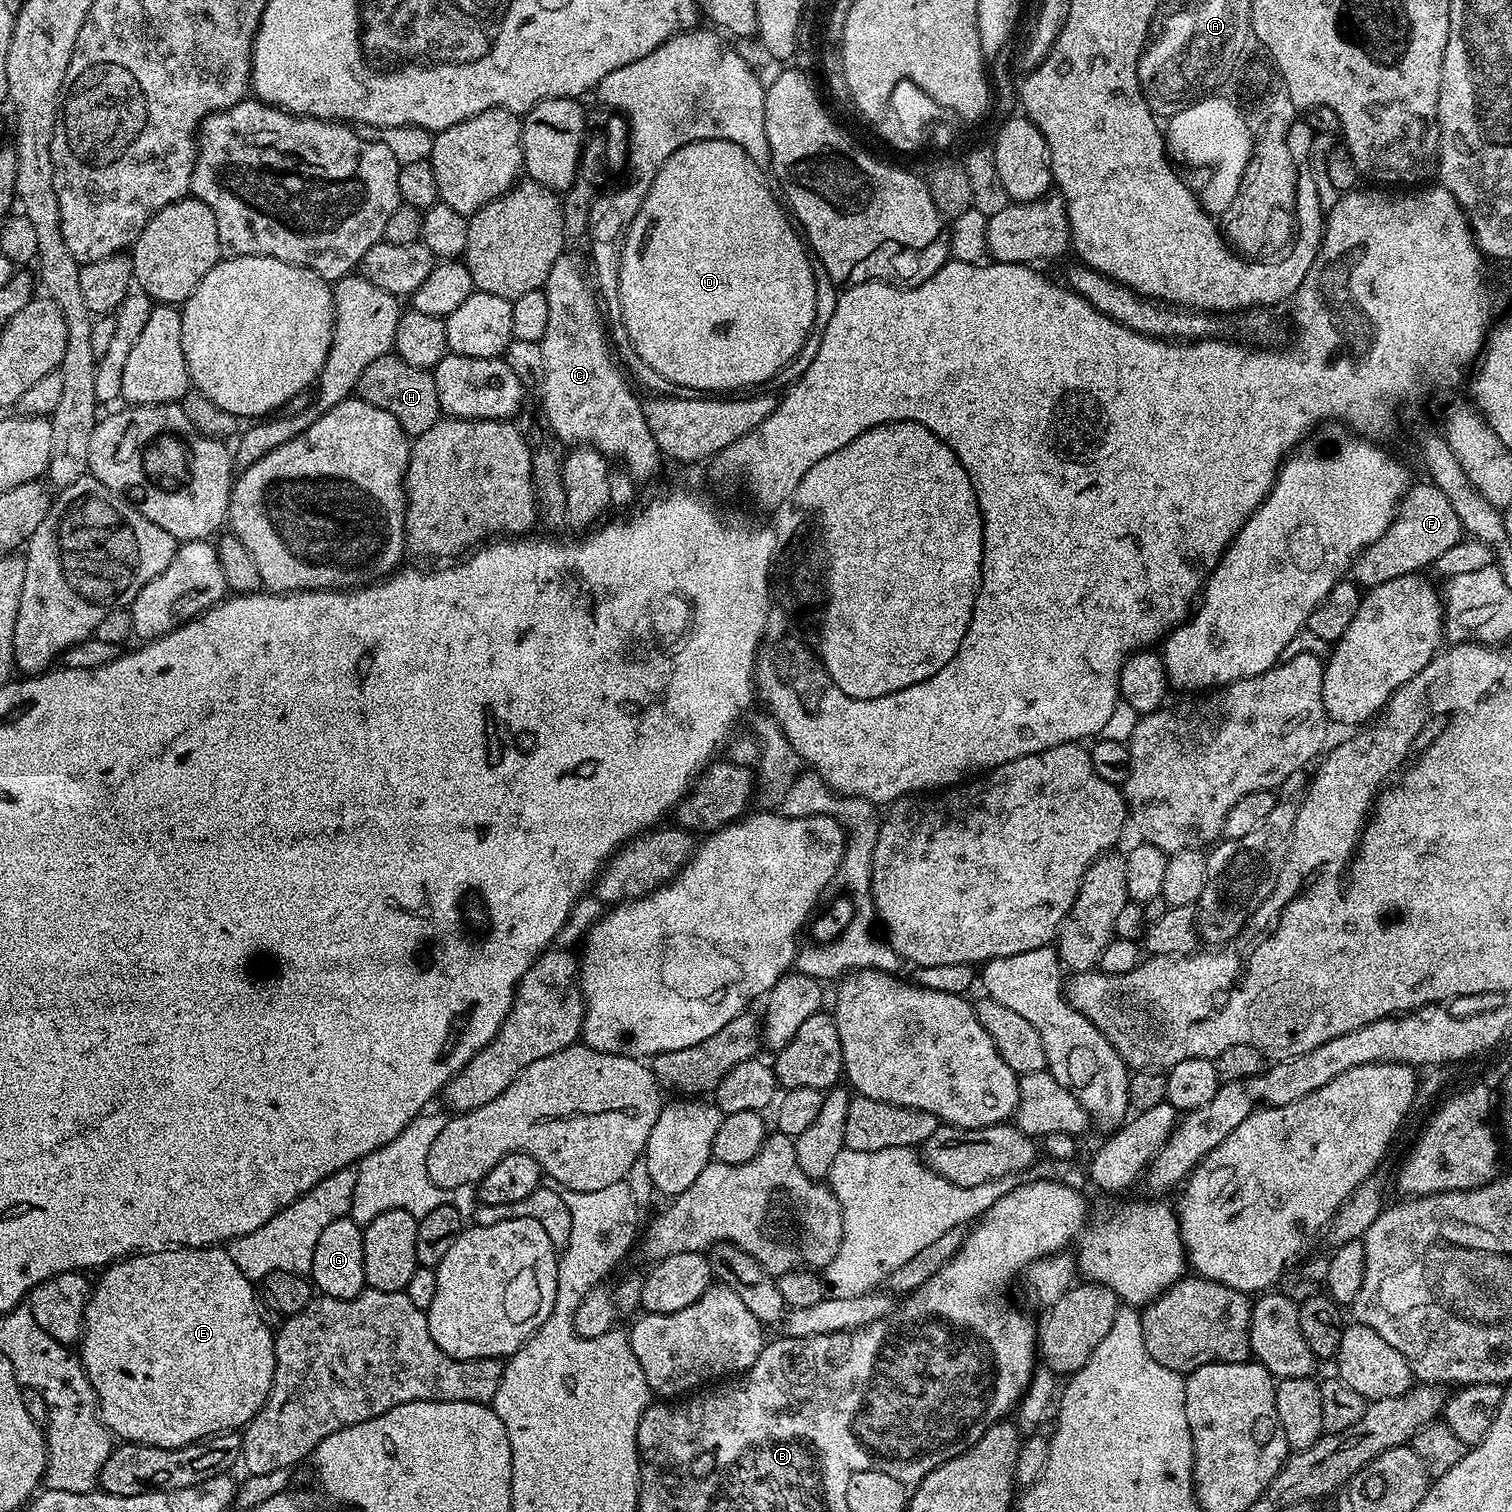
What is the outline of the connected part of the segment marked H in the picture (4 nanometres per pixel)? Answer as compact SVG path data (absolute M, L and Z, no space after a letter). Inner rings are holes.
M395 354L378 358L366 366L356 383L355 395L370 402L370 406L378 406L378 410L386 410L386 414L394 414L402 430L412 438L426 434L426 430L442 418L435 375L427 368L410 366L410 362Z

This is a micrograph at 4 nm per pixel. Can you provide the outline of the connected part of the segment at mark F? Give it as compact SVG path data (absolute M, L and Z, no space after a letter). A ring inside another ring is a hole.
M1431 482L1413 483L1405 492L1399 508L1396 509L1396 516L1393 518L1390 527L1371 546L1363 548L1356 555L1350 569L1351 579L1355 580L1361 589L1367 590L1379 584L1390 582L1399 576L1423 573L1425 570L1431 569L1436 560L1442 558L1442 554L1446 554L1446 550L1450 550L1450 546L1457 544L1461 538L1462 529L1458 522L1458 514L1454 514L1454 506L1450 506L1450 498L1446 498L1446 494L1442 494L1442 490L1438 490L1435 484Z

